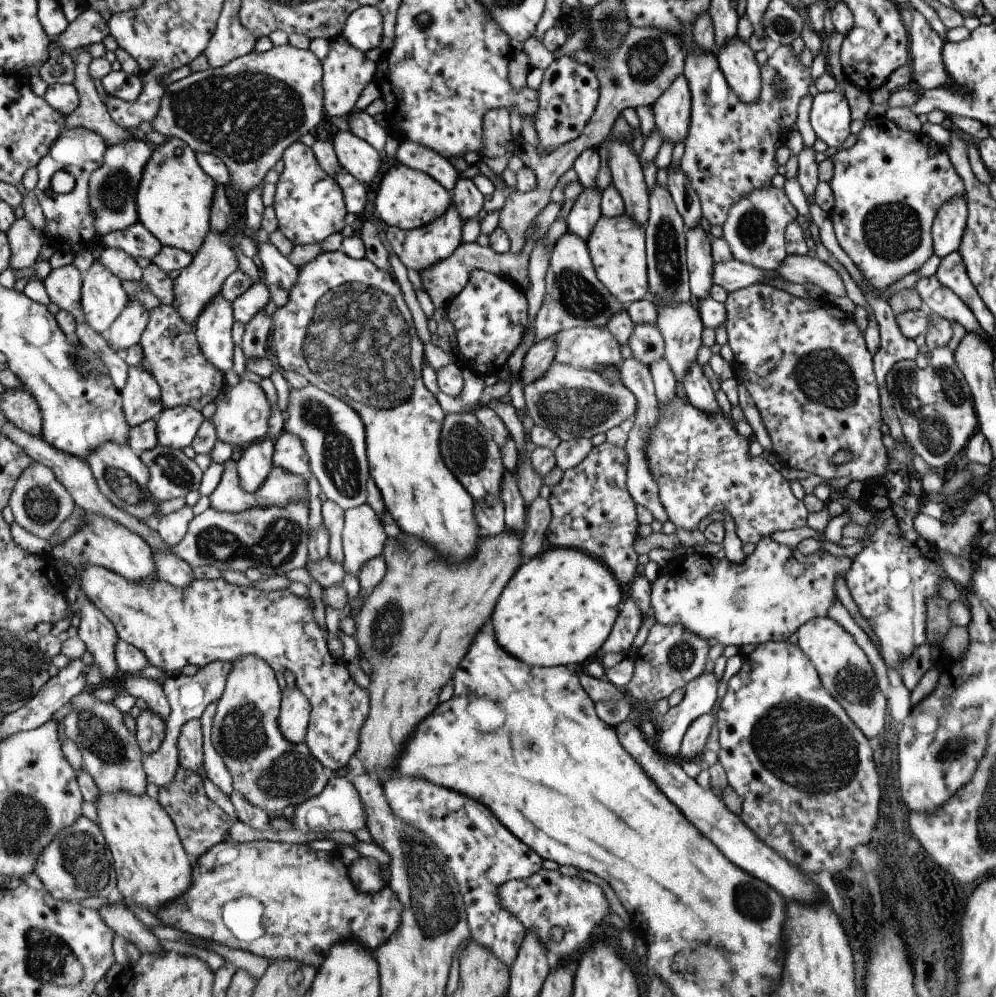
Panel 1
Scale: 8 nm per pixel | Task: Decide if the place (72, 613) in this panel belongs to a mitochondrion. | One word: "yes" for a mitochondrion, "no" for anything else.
no

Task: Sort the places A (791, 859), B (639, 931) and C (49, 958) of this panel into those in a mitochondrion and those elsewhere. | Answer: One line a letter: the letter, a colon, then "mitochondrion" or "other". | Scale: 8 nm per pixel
A: other
B: other
C: mitochondrion

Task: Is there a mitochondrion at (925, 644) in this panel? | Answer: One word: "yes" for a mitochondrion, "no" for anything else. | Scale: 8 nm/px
no

